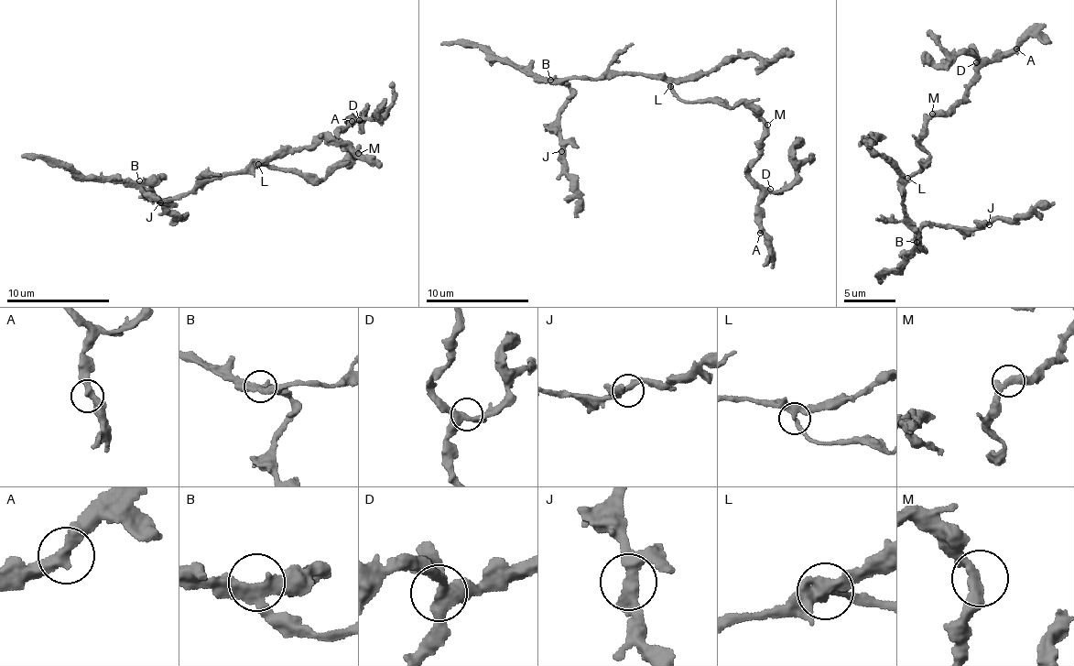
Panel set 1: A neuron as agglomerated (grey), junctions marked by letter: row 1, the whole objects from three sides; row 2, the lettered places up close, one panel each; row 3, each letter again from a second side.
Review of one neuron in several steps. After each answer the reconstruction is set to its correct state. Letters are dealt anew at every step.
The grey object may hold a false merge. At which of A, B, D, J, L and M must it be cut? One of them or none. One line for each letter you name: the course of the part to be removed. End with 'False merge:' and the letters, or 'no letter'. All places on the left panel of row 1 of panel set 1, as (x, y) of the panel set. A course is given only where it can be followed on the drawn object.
False merge: no letter

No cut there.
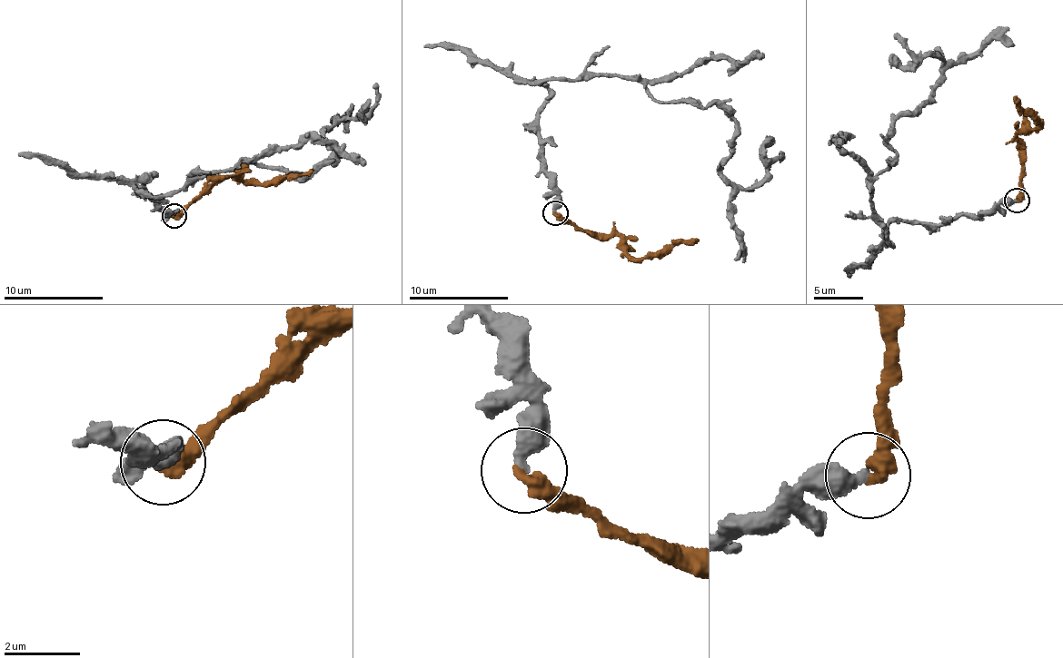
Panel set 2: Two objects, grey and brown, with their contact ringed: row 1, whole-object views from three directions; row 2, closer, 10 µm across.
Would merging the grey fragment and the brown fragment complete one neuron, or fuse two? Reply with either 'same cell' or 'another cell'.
same cell

